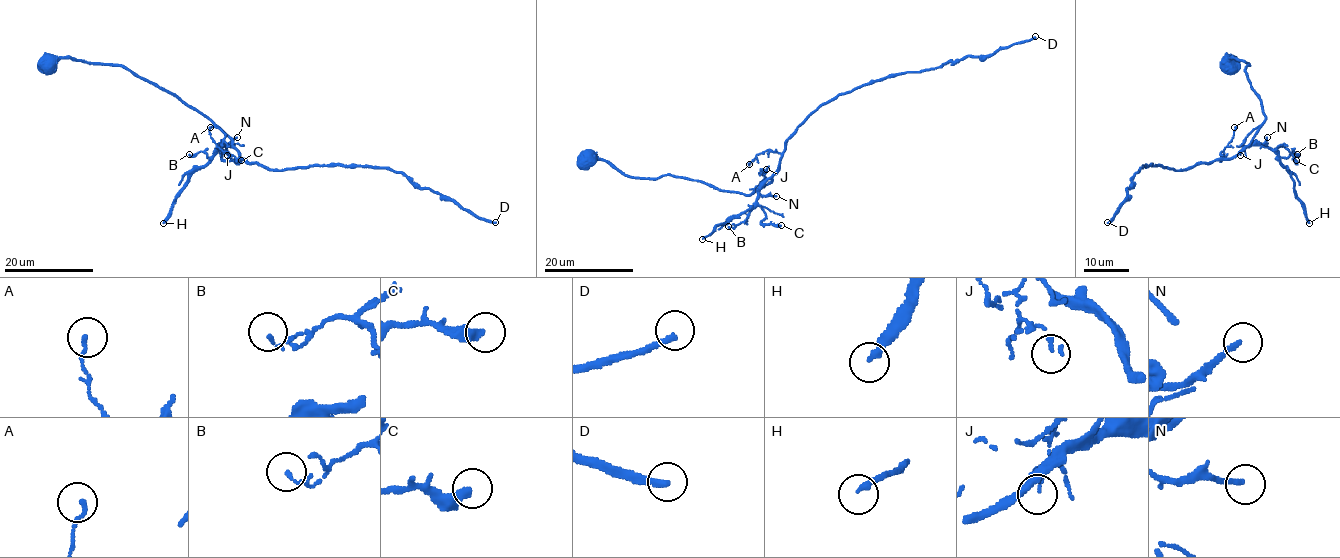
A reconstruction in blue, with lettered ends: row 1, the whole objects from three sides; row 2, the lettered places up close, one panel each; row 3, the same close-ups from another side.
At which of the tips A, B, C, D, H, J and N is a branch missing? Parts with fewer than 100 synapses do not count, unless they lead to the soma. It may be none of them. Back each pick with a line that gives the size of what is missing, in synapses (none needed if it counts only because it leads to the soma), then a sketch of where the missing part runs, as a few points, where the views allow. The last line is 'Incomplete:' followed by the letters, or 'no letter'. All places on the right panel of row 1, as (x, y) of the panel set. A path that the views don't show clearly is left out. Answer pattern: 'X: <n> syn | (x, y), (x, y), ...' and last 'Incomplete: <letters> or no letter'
D: 170 syn
H: 150 syn
Incomplete: D, H

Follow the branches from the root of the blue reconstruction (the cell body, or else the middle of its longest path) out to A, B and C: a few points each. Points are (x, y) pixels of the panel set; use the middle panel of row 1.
A: (588, 158), (608, 160), (634, 177), (672, 175), (753, 194), (771, 181), (781, 154), (765, 150), (749, 164)
B: (588, 158), (608, 160), (634, 177), (672, 175), (744, 194), (753, 194), (770, 178), (749, 215), (728, 226)
C: (588, 158), (634, 177), (672, 175), (744, 194), (770, 178), (756, 201), (761, 223), (781, 225)

